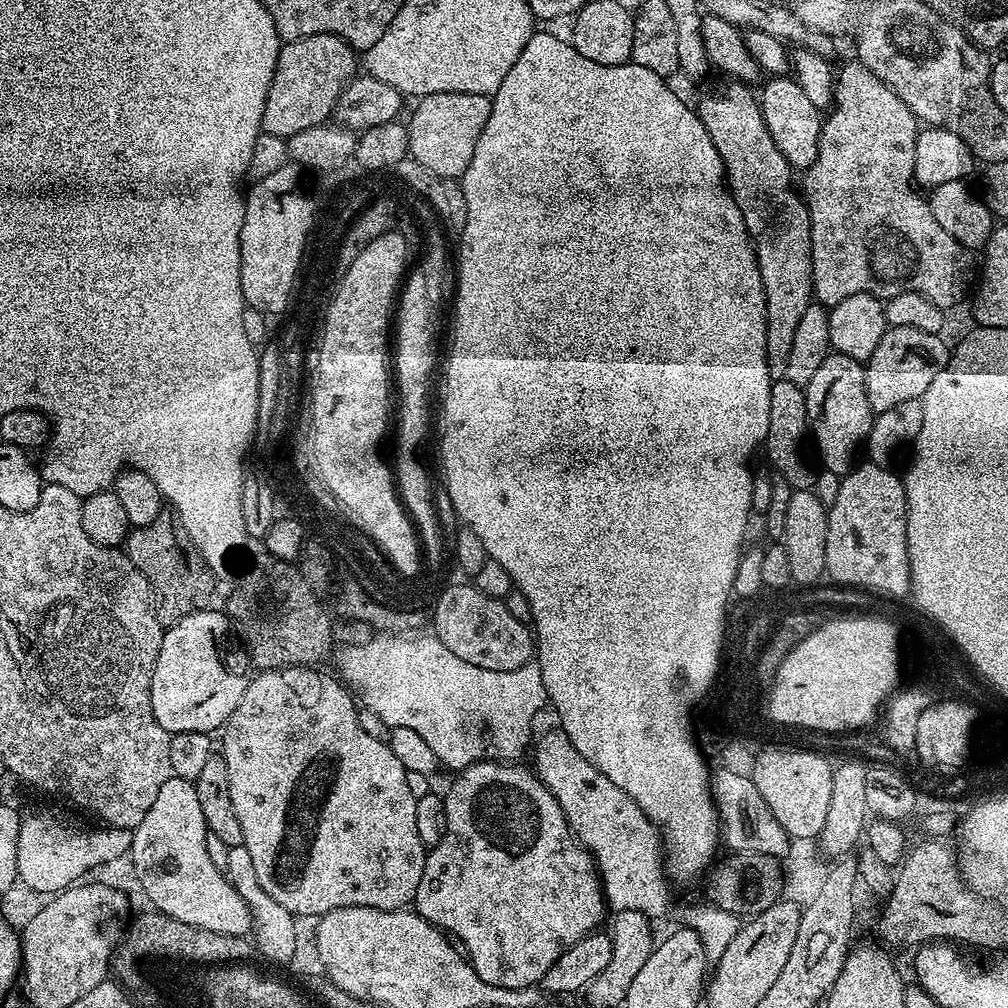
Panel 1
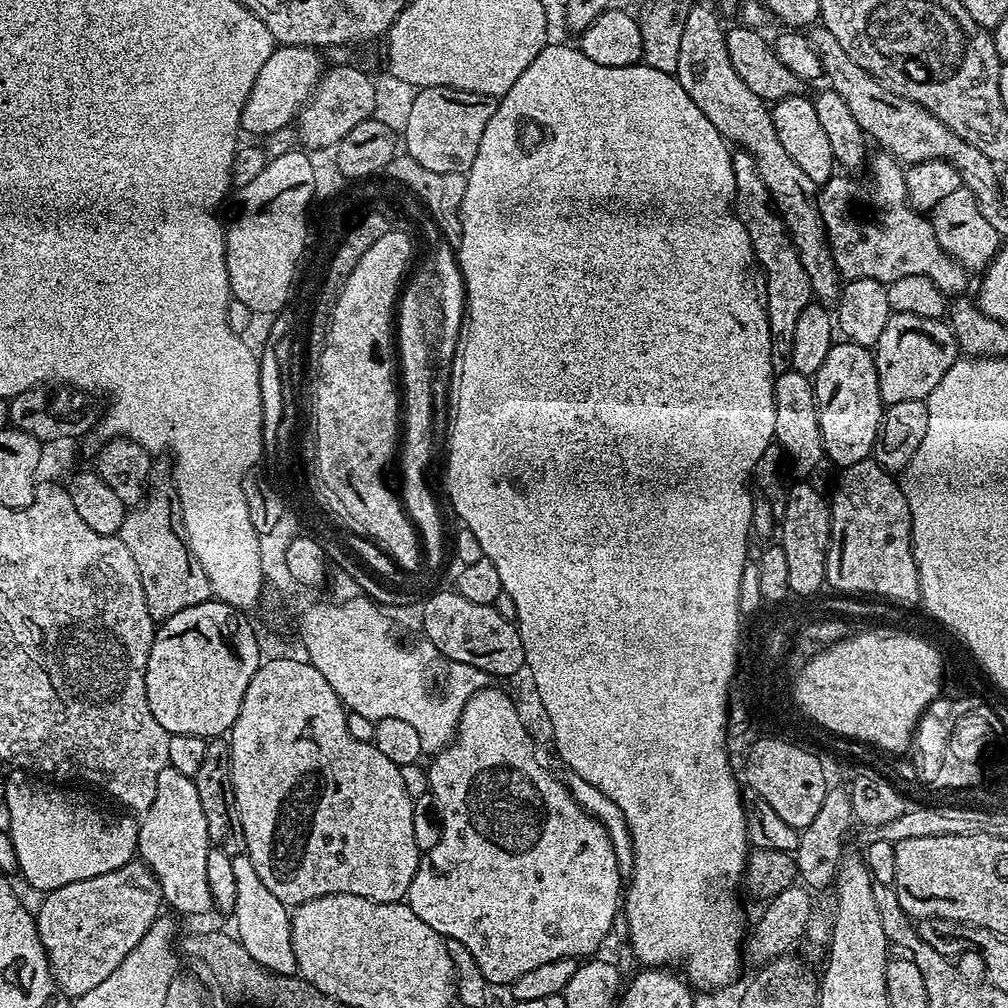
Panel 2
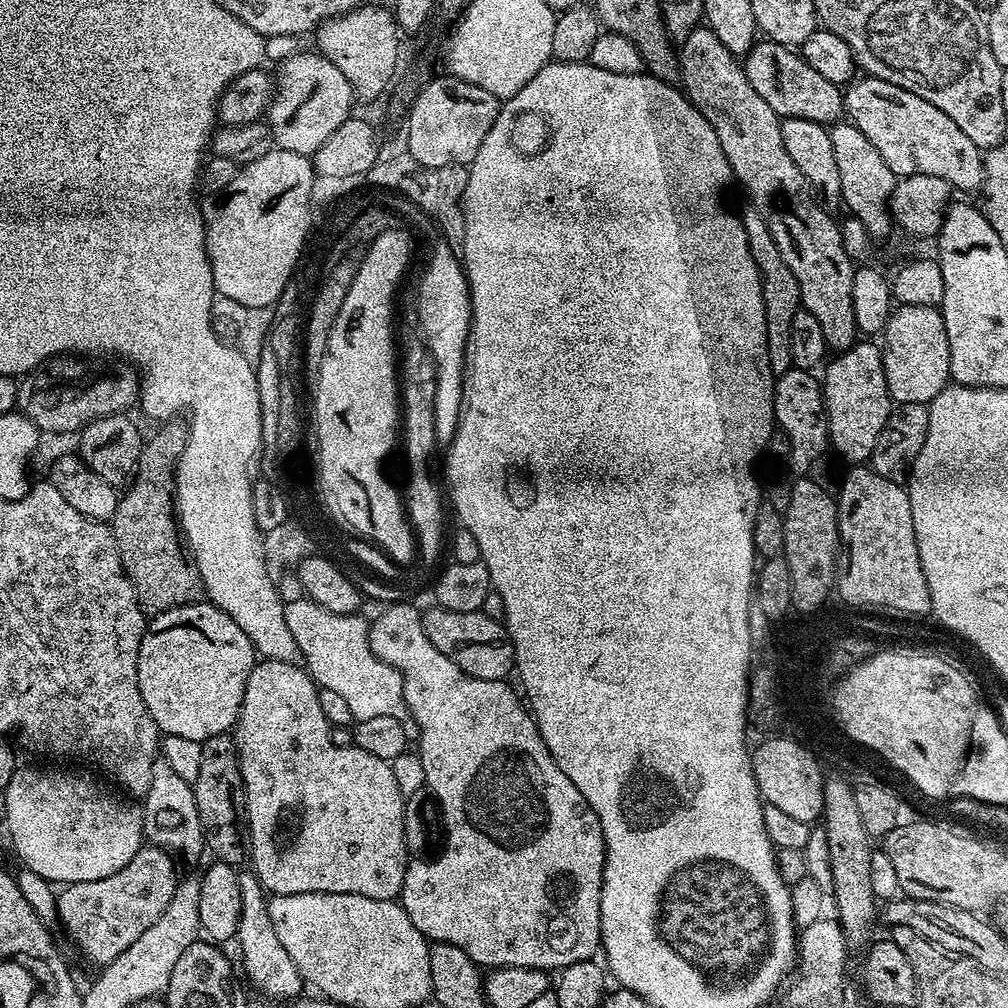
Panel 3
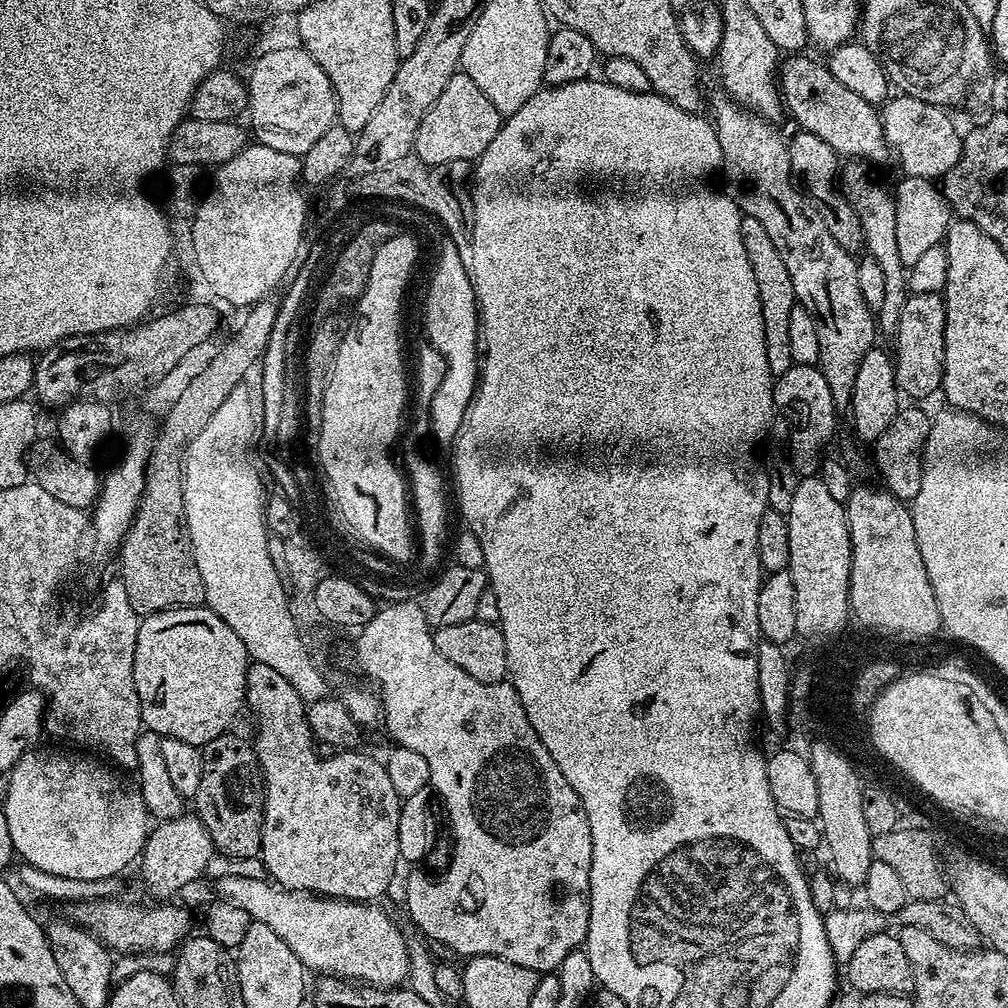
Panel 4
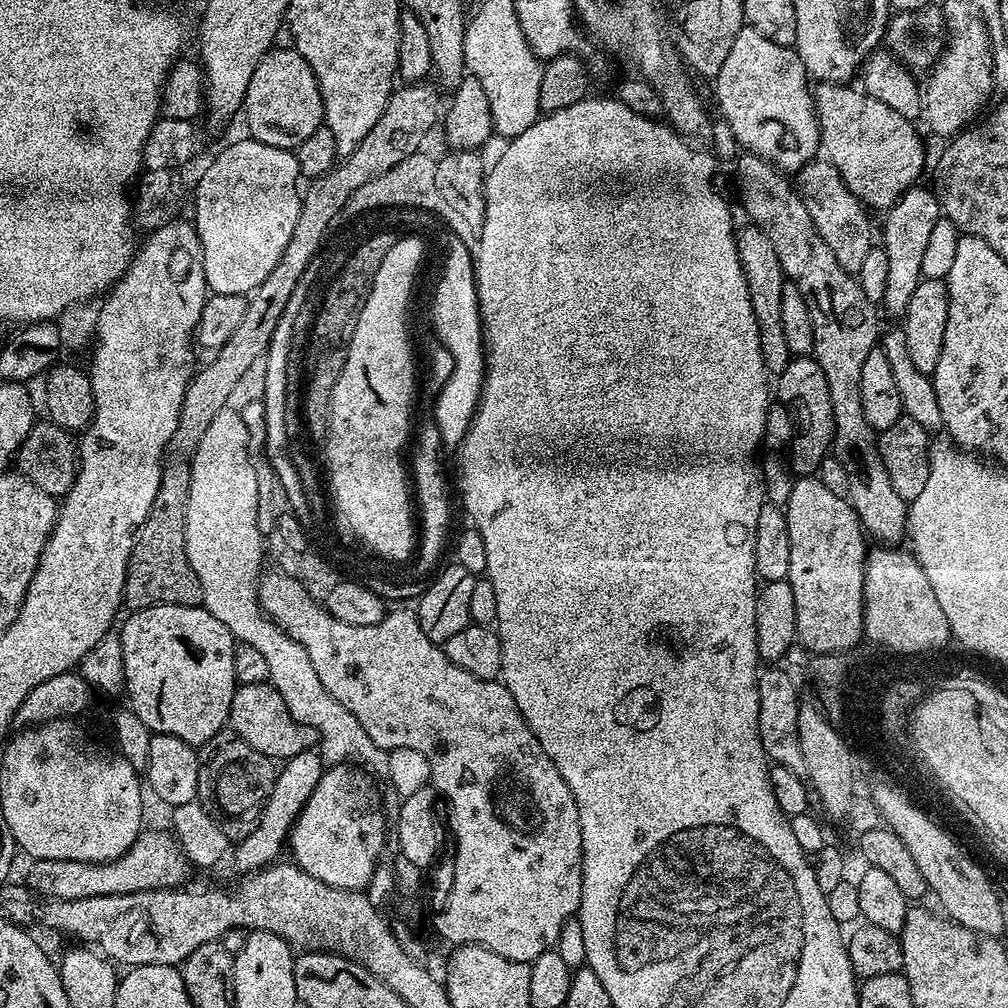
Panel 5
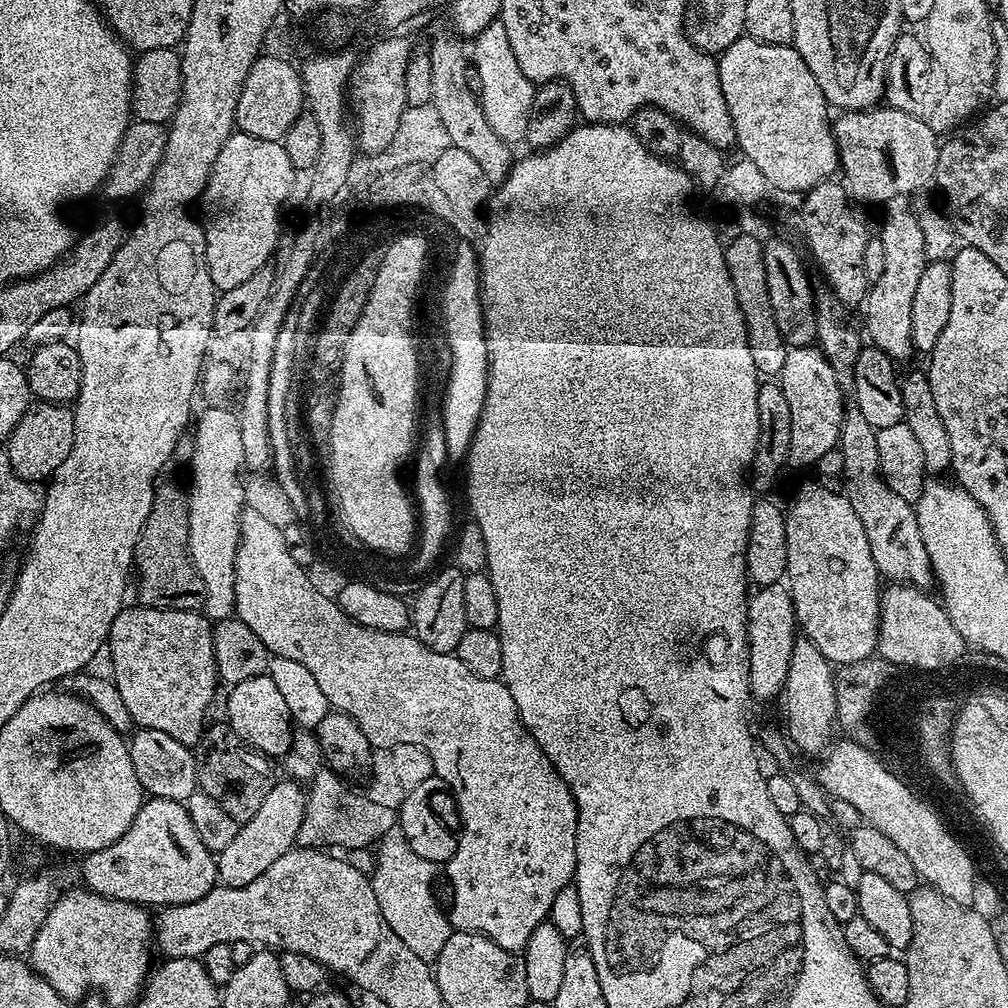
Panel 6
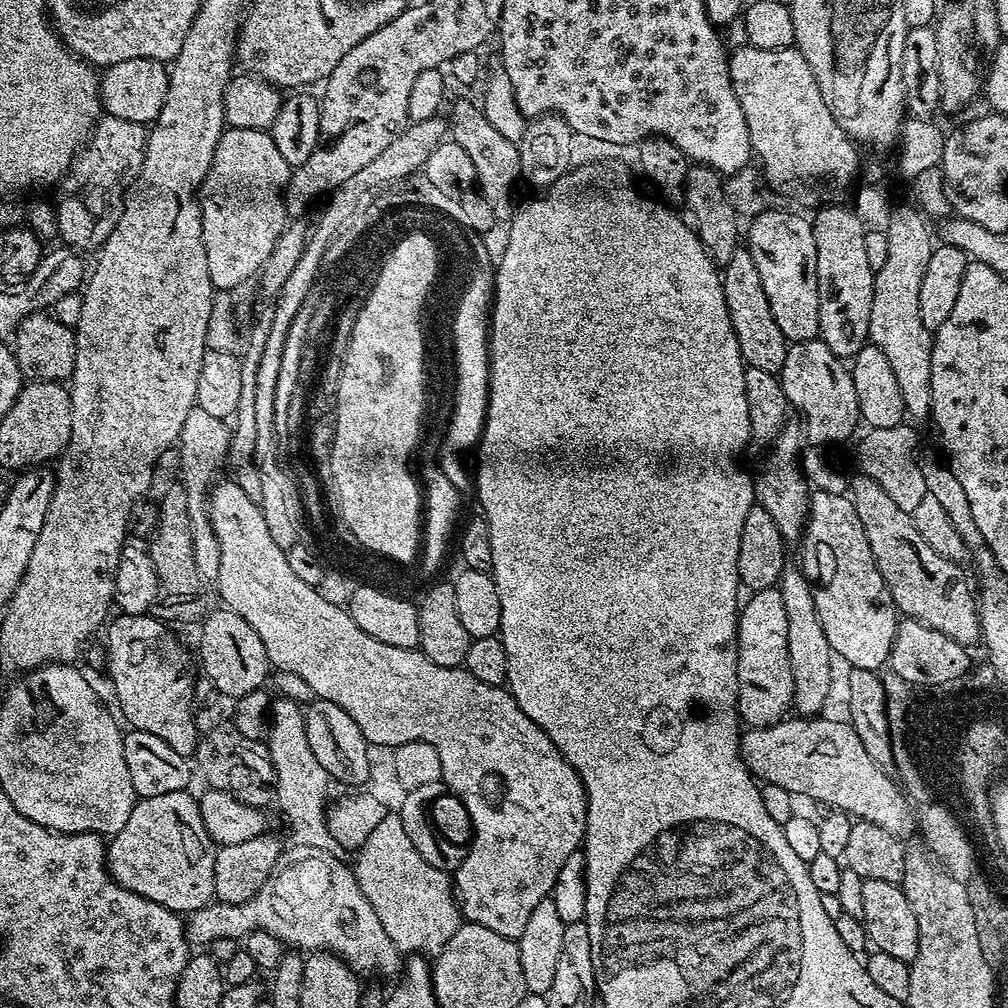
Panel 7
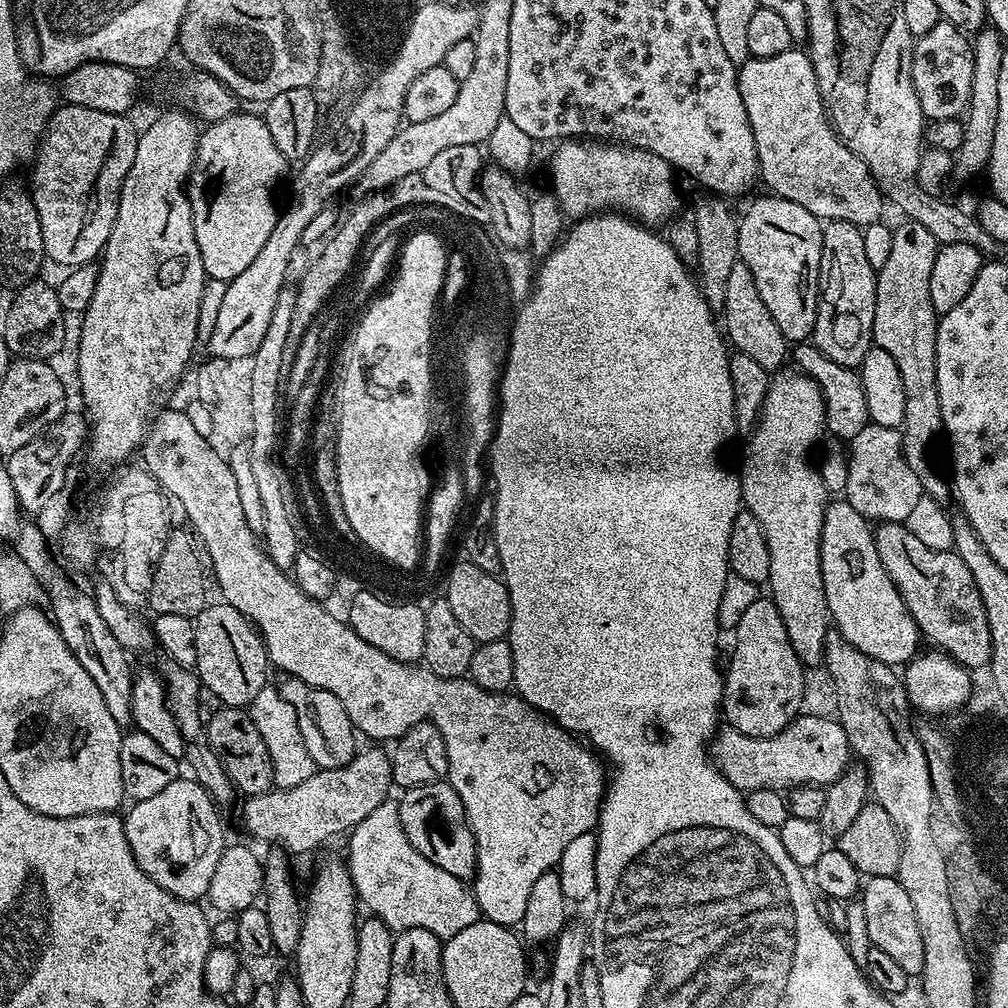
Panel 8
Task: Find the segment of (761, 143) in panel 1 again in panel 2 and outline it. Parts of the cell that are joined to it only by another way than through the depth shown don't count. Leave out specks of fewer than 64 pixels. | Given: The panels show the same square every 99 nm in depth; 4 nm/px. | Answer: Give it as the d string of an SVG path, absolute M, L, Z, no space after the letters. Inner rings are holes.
M736 150L732 152L732 169L734 170L734 207L736 217L746 226L750 234L750 246L754 246L756 260L760 268L764 271L764 281L766 282L766 294L768 295L768 321L770 322L770 354L772 355L772 371L779 374L789 371L792 366L792 351L794 350L794 329L798 323L798 318L806 306L813 303L814 297L810 278L806 278L806 270L802 267L802 258L798 250L794 250L792 239L789 238L787 230L780 213L776 211L771 199L768 187L762 182L762 174L758 174L756 160L749 152Z

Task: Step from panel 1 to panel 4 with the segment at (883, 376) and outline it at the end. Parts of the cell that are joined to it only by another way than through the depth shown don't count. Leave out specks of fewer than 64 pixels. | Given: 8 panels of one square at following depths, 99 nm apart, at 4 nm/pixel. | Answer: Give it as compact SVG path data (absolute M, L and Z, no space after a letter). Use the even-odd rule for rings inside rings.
M939 292L934 294L909 295L906 306L902 306L902 318L898 318L898 330L894 337L896 352L894 351L894 363L896 365L896 387L905 397L908 396L932 396L941 391L944 383L944 335L946 334L946 310L944 309L944 297Z

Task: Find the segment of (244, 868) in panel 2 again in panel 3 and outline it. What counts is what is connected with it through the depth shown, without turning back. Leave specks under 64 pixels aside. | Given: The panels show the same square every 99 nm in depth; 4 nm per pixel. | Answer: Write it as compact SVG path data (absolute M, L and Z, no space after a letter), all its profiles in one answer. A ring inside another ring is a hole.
M251 871L240 872L240 889L242 890L242 917L237 933L237 943L240 942L242 962L247 976L257 988L261 997L269 1000L295 1000L301 995L302 981L294 962L284 949L278 934L272 926L268 913L268 900L260 881Z

